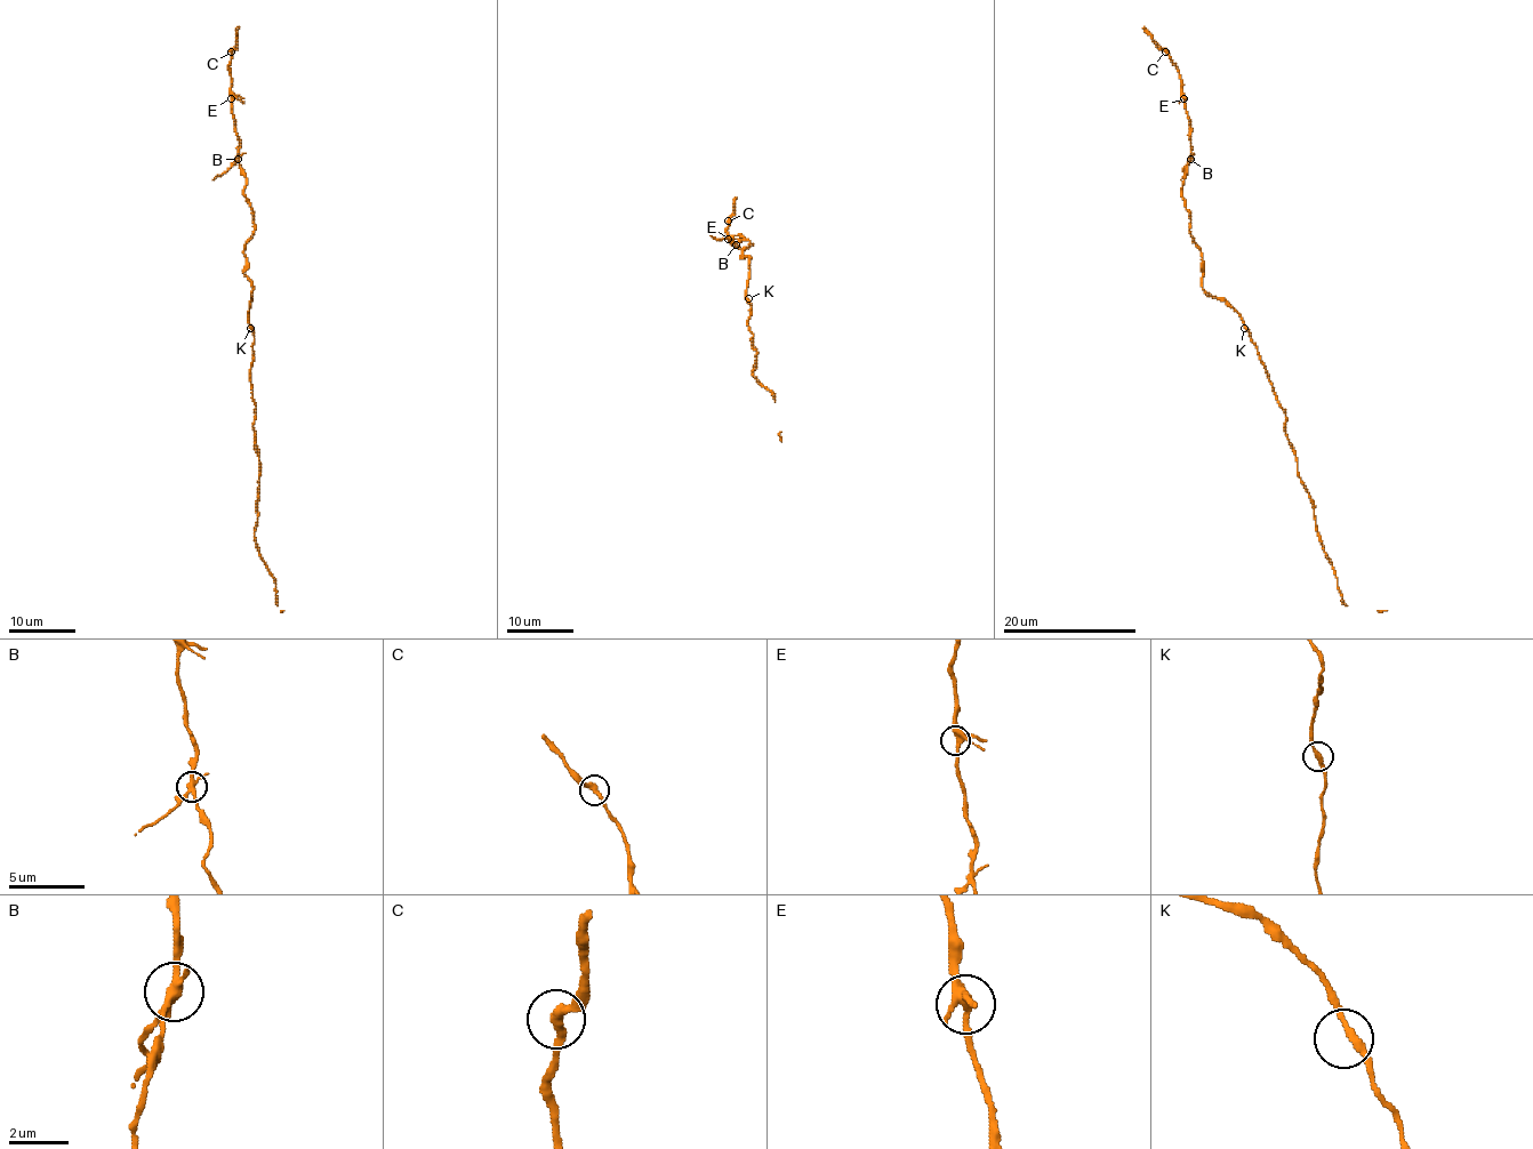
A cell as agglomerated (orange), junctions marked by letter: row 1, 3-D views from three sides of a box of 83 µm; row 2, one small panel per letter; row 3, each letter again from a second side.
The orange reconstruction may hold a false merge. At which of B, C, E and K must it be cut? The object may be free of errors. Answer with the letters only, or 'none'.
B

